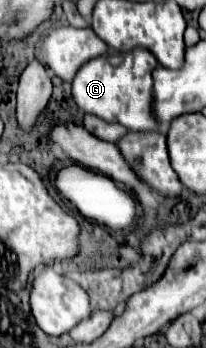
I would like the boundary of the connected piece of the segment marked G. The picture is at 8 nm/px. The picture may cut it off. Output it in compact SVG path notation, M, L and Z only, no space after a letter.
M131 49L127 53L109 51L107 55L93 57L77 71L73 79L73 99L83 113L95 115L103 121L115 121L125 125L129 131L157 131L149 117L149 93L151 93L151 71L157 67L157 59L147 49Z

